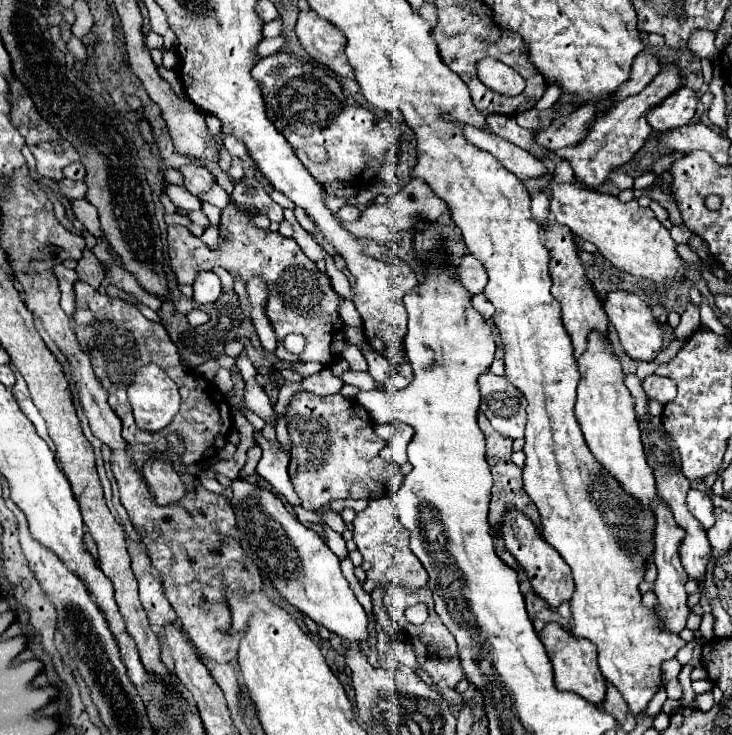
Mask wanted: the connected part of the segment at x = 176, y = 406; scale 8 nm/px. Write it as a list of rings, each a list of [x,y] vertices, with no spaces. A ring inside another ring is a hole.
[[[154,362],[136,372],[128,388],[128,400],[140,430],[158,432],[166,428],[180,410],[180,394],[168,374]]]

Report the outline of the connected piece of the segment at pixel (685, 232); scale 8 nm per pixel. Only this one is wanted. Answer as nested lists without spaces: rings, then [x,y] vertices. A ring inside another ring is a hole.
[[[682,224],[681,226],[673,226],[670,230],[670,235],[677,244],[688,245],[692,234],[693,232],[689,230],[685,224]]]

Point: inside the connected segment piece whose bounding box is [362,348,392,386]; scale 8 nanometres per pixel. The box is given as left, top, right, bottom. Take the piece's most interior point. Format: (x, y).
(378, 366)

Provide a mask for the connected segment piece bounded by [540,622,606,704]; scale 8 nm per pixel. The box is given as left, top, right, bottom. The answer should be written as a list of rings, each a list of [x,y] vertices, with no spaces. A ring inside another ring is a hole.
[[[558,622],[546,624],[540,630],[540,640],[546,646],[550,662],[554,666],[554,684],[556,684],[556,688],[574,692],[574,694],[586,698],[592,704],[600,704],[604,700],[604,694],[606,694],[606,678],[602,676],[602,672],[598,672],[594,644],[590,644],[590,640],[586,640],[586,638],[572,636]]]

